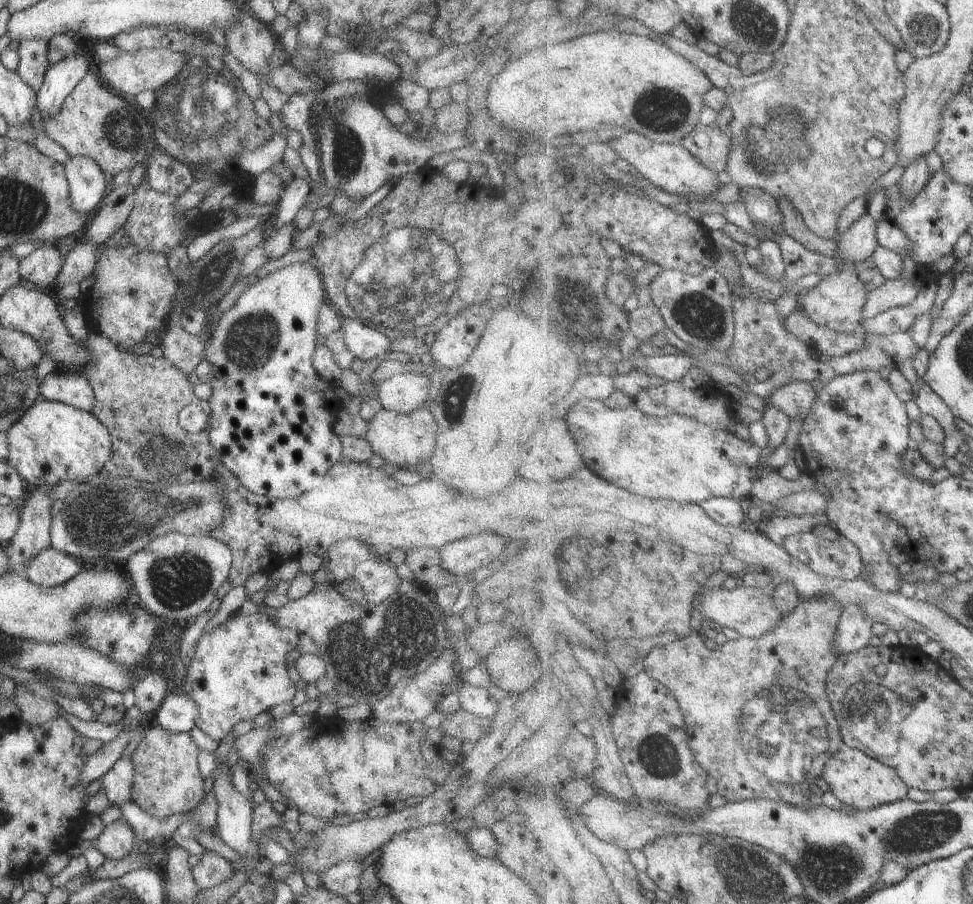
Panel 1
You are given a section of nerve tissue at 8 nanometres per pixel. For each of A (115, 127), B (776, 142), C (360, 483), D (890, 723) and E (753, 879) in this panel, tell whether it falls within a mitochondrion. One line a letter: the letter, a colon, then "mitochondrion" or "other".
A: mitochondrion
B: mitochondrion
C: mitochondrion
D: mitochondrion
E: mitochondrion

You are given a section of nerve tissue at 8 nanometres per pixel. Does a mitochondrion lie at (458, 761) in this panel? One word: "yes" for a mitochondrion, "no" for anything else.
no

